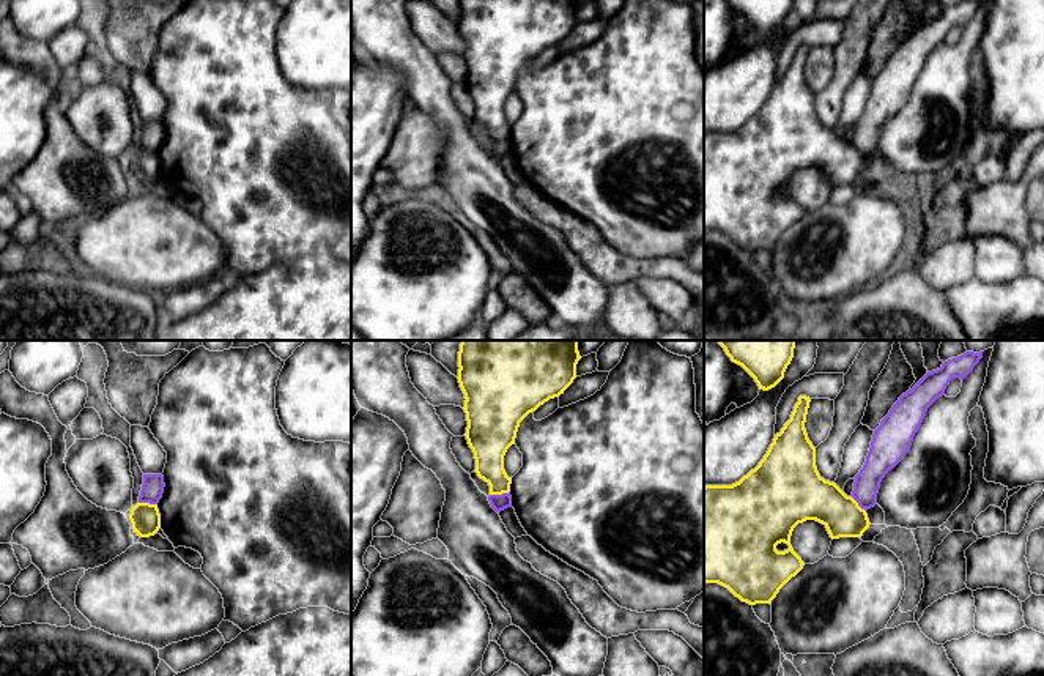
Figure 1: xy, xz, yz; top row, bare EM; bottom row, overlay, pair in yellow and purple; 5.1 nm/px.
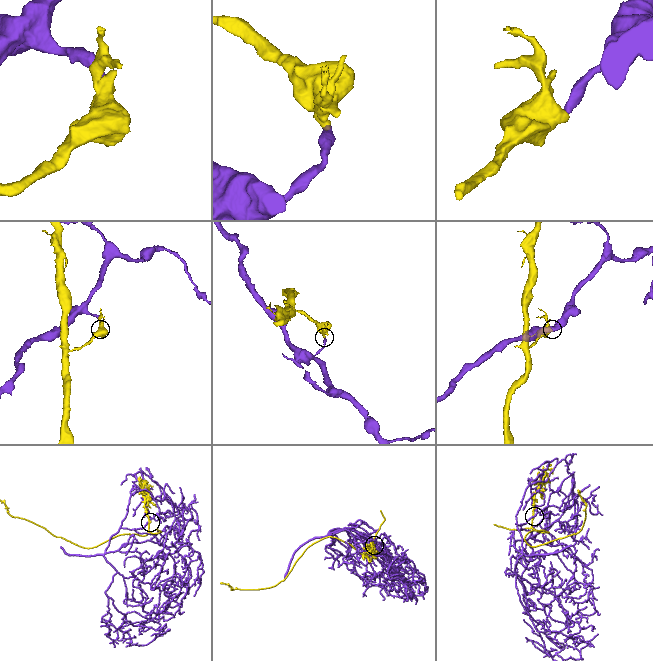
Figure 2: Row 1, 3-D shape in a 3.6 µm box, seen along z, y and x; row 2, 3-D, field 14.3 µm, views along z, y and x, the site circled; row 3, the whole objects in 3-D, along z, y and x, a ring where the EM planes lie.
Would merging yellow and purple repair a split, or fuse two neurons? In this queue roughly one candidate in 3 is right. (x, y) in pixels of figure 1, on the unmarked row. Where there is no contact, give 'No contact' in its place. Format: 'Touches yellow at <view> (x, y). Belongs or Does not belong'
Touches yellow at xz (499, 141). Does not belong

